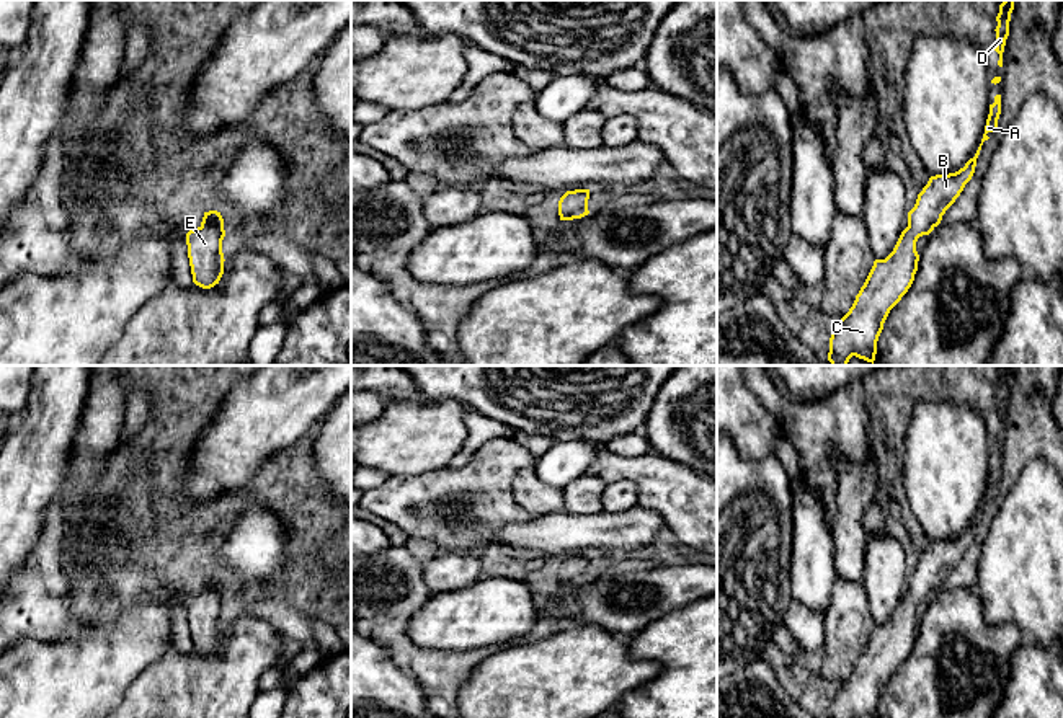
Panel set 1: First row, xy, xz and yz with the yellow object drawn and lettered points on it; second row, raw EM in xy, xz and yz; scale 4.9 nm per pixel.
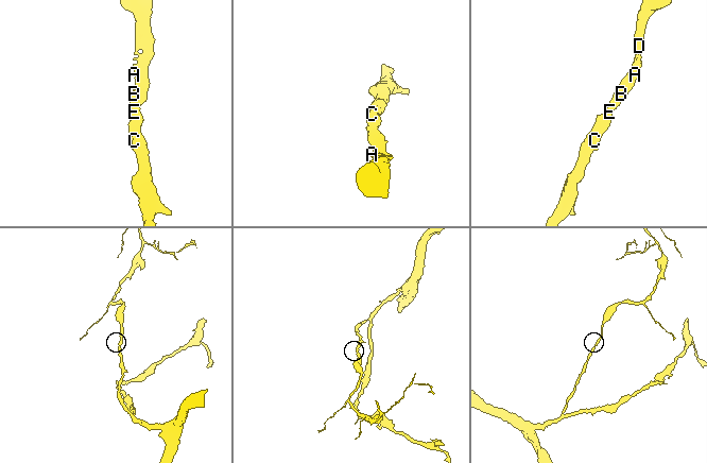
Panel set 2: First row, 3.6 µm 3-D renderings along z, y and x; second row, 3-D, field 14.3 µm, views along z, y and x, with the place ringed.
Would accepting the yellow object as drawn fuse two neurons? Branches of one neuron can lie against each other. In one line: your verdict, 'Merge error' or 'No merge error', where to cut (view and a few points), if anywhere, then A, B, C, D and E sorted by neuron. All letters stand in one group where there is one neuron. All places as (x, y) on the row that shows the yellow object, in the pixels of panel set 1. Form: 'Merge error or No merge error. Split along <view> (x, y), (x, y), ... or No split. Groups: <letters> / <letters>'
No merge error. No split. Groups: A B C D E

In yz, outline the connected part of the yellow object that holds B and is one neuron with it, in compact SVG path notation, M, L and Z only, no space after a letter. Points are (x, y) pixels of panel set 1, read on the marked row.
M996 95L994 103L990 104L985 134L975 157L970 158L965 166L955 173L931 176L927 184L918 194L914 207L908 212L908 227L901 232L893 251L885 259L874 261L874 266L859 294L856 295L852 307L839 321L831 326L828 352L828 361L831 362L831 366L847 366L852 356L874 364L877 354L877 341L883 330L883 323L890 310L901 300L901 297L908 292L914 281L919 261L919 255L916 251L918 238L929 235L941 224L945 211L955 202L965 184L972 180L981 145L990 139L986 134L998 131L999 114L1001 95Z

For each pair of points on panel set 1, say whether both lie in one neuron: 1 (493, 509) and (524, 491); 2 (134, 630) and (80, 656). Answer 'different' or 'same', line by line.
1: different
2: same

